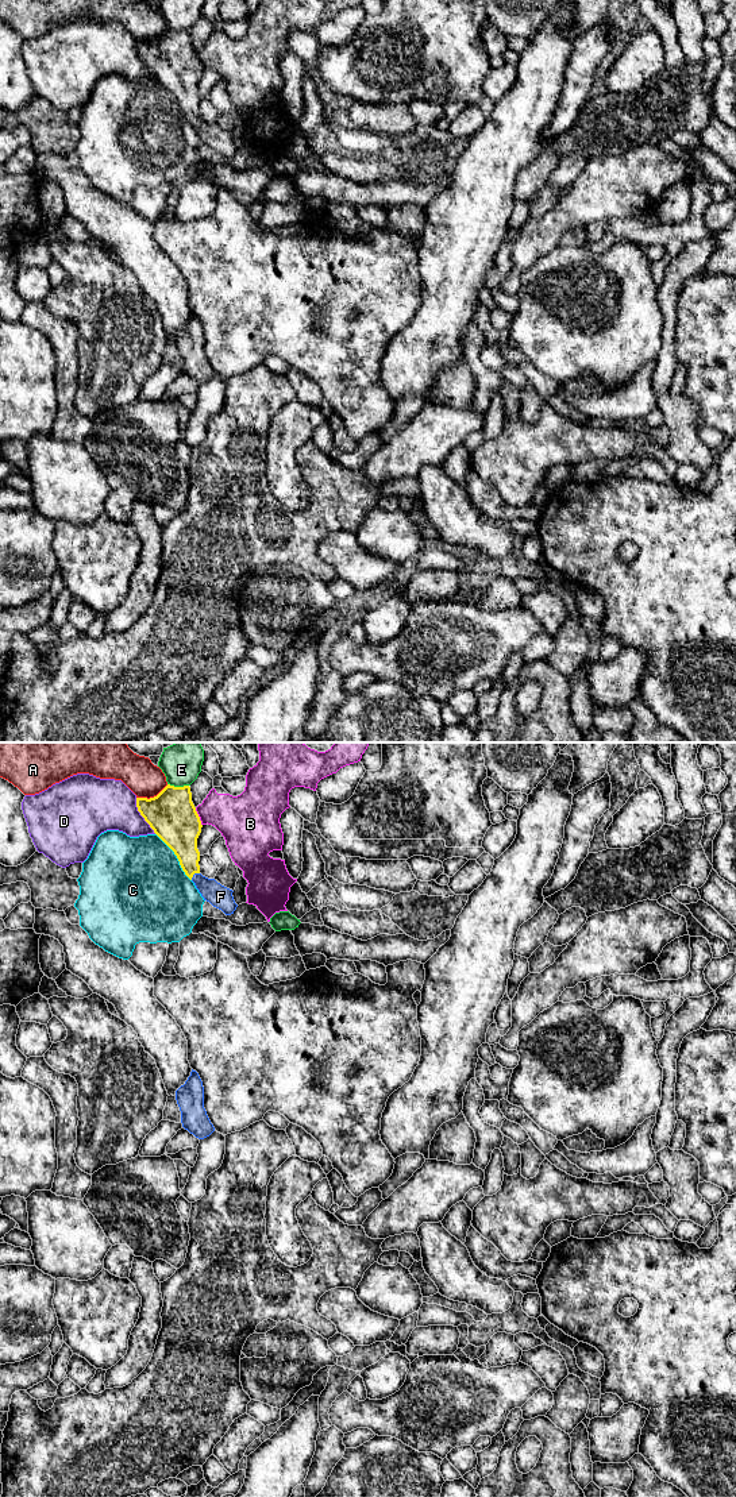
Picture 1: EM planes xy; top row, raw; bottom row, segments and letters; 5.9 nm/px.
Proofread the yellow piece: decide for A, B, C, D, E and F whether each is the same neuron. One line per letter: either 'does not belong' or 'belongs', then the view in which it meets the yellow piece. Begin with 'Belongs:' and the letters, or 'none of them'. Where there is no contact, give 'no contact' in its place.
Belongs: F
A: does not belong; contact in xy
B: does not belong; contact in xy
C: does not belong; contact in xy
D: does not belong; contact in xy
E: does not belong; contact in xy
F: belongs; contact in xy

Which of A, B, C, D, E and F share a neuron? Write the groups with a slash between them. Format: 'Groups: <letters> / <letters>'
Groups: A / B / C / D / E / F

